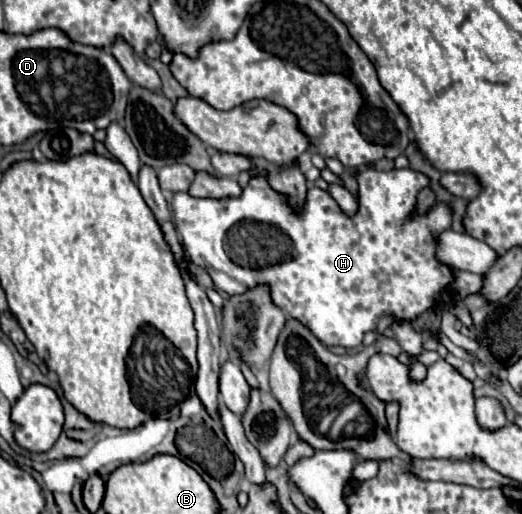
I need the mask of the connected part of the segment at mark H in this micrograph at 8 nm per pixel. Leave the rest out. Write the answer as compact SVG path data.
M365 168L357 172L357 184L359 208L355 216L347 216L327 190L315 186L307 190L307 204L303 204L299 212L291 212L287 200L283 200L263 176L251 176L241 196L229 196L227 200L193 198L187 192L177 192L171 198L171 208L185 250L195 264L209 272L221 292L237 296L263 284L269 288L273 304L283 308L289 318L307 324L323 344L351 350L361 346L363 334L373 330L383 316L415 320L431 308L451 304L451 286L455 282L455 270L447 268L447 264L439 264L439 260L435 260L435 248L431 248L431 232L439 236L439 232L451 228L453 208L445 202L437 202L423 214L417 212L417 194L429 186L429 178L411 168L389 172Z

